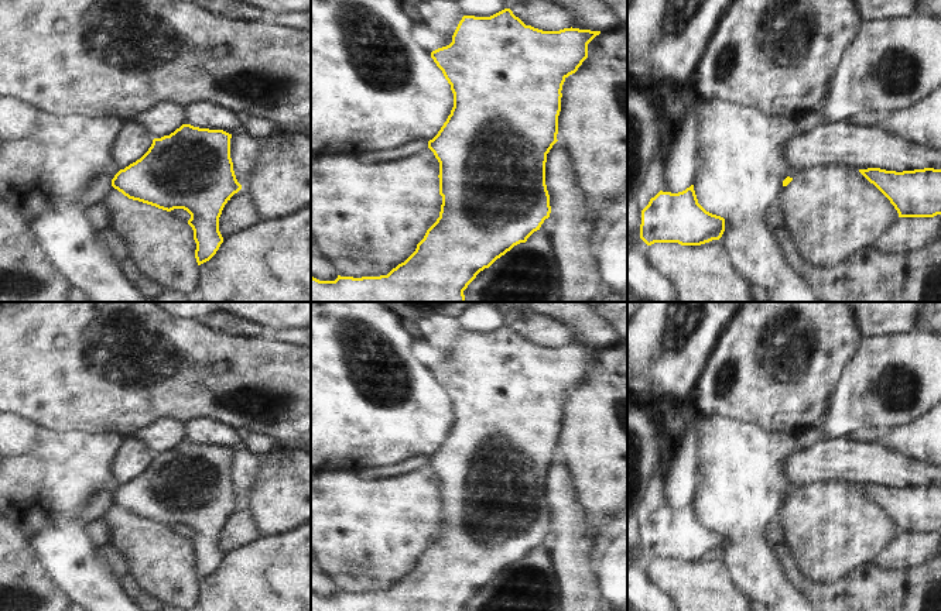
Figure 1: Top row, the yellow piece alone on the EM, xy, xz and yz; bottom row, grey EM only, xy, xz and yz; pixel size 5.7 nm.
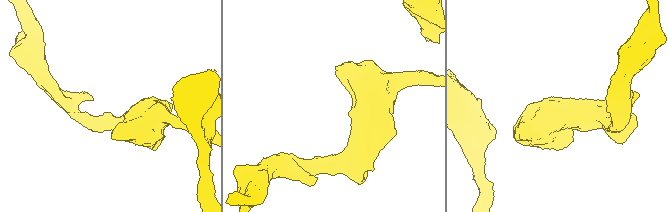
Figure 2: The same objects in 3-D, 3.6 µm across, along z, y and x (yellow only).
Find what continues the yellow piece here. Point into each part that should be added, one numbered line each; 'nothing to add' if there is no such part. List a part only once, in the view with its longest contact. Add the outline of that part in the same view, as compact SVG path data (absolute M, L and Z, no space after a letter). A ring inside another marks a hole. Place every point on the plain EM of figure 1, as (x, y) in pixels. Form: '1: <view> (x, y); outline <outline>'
nothing to add

